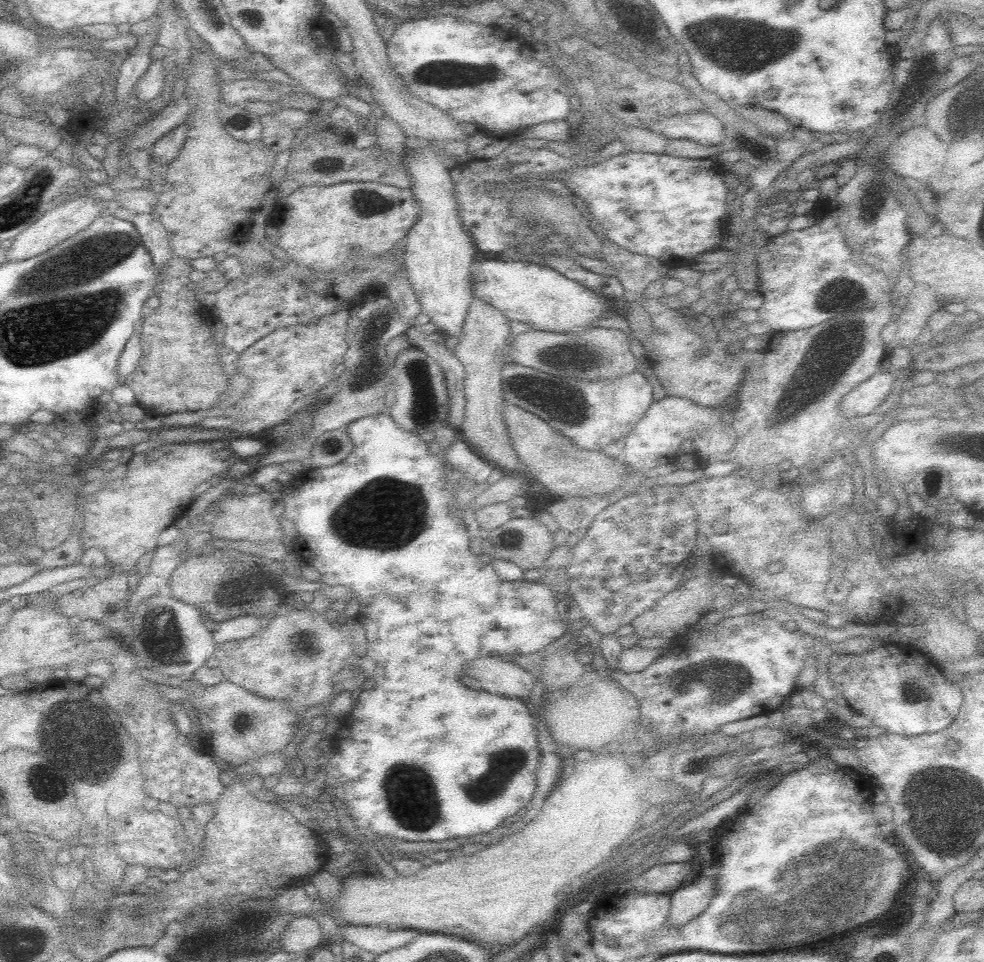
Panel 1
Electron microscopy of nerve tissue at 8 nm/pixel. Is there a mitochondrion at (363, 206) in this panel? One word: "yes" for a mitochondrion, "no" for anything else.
yes

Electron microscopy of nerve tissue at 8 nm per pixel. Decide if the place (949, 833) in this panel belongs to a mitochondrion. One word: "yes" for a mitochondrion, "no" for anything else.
yes

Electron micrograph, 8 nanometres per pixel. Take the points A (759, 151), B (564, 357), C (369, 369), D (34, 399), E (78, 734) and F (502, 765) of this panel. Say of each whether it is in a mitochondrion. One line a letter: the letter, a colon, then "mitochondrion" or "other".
A: other
B: mitochondrion
C: mitochondrion
D: other
E: mitochondrion
F: mitochondrion

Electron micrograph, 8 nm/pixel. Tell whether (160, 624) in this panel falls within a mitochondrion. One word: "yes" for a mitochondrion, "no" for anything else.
yes

